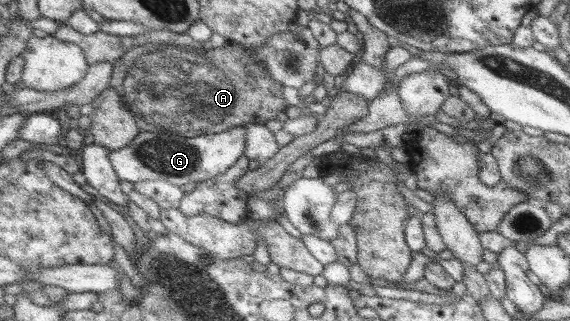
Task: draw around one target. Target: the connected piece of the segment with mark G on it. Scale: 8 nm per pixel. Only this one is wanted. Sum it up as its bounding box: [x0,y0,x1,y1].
[109,125,245,188]

